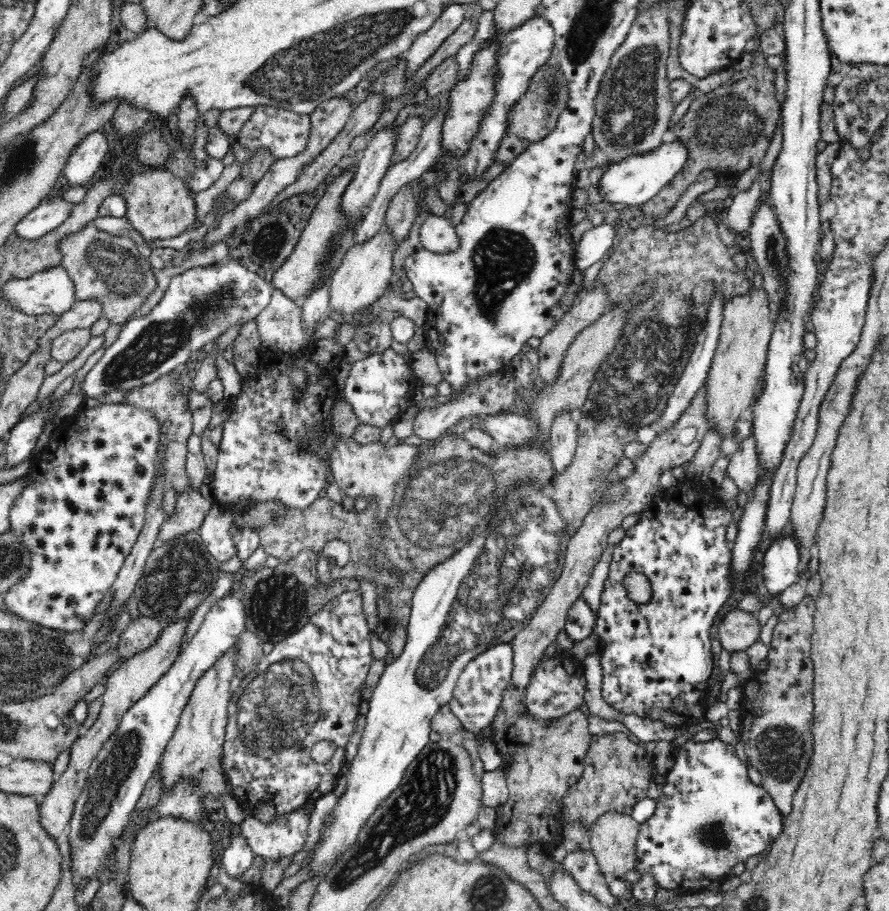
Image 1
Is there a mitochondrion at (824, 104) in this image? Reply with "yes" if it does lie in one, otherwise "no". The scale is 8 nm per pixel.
no

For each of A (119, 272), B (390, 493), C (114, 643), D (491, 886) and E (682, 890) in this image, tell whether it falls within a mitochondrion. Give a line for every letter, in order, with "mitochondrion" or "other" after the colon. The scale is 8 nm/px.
A: mitochondrion
B: mitochondrion
C: other
D: mitochondrion
E: other

